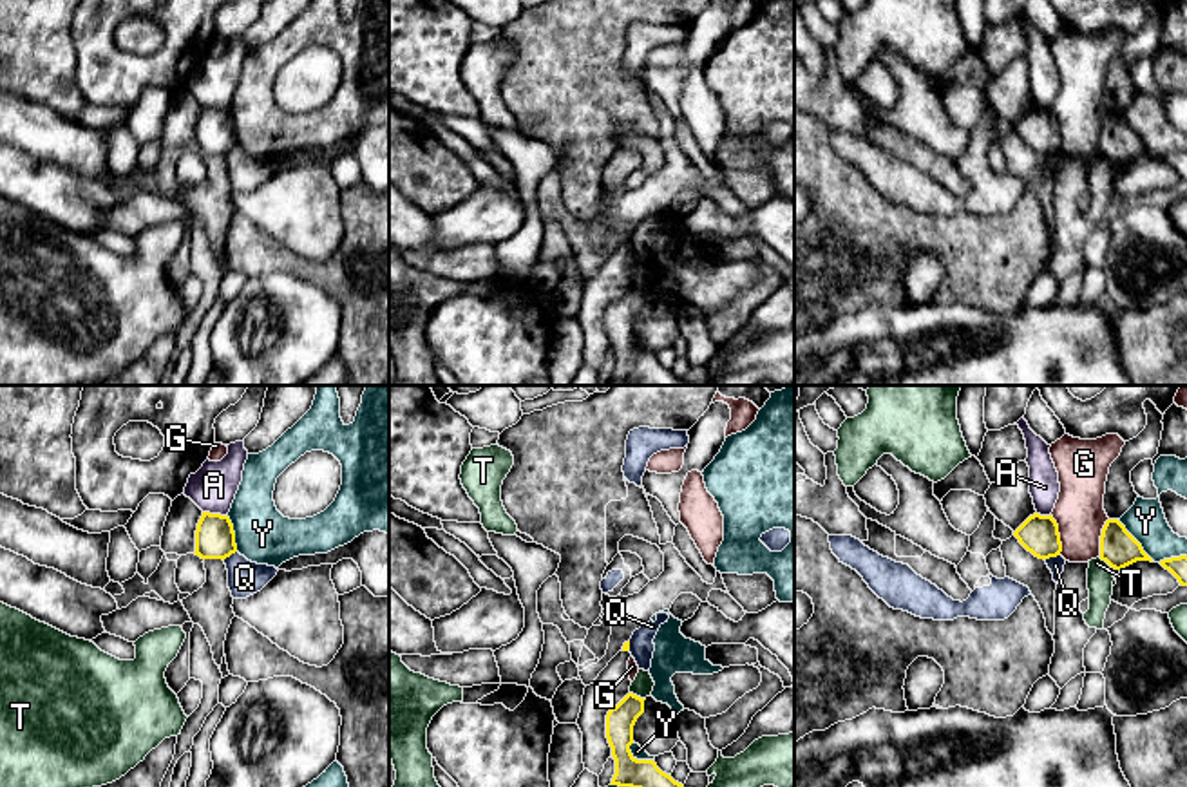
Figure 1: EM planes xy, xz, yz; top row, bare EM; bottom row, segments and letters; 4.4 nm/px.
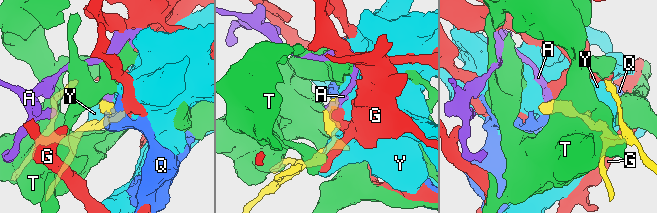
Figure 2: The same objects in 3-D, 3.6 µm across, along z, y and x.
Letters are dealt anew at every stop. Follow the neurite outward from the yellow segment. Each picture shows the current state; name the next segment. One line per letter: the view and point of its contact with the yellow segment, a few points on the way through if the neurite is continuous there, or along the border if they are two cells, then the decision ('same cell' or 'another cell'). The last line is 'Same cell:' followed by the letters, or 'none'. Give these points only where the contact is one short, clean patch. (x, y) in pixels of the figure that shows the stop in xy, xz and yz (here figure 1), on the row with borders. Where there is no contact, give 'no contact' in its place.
A: meets yellow in xy at (216, 514); border along xy (203, 511), (227, 516); another cell
G: meets yellow in yz at (1059, 534); border along yz (1052, 514), (1057, 525), (1061, 554); another cell
Q: meets yellow in yz at (1052, 556); border along yz (1059, 554), (1044, 559); another cell
T: meets yellow in xz at (636, 695); another cell
Y: meets yellow in yz at (1135, 540); another cell
Same cell: none

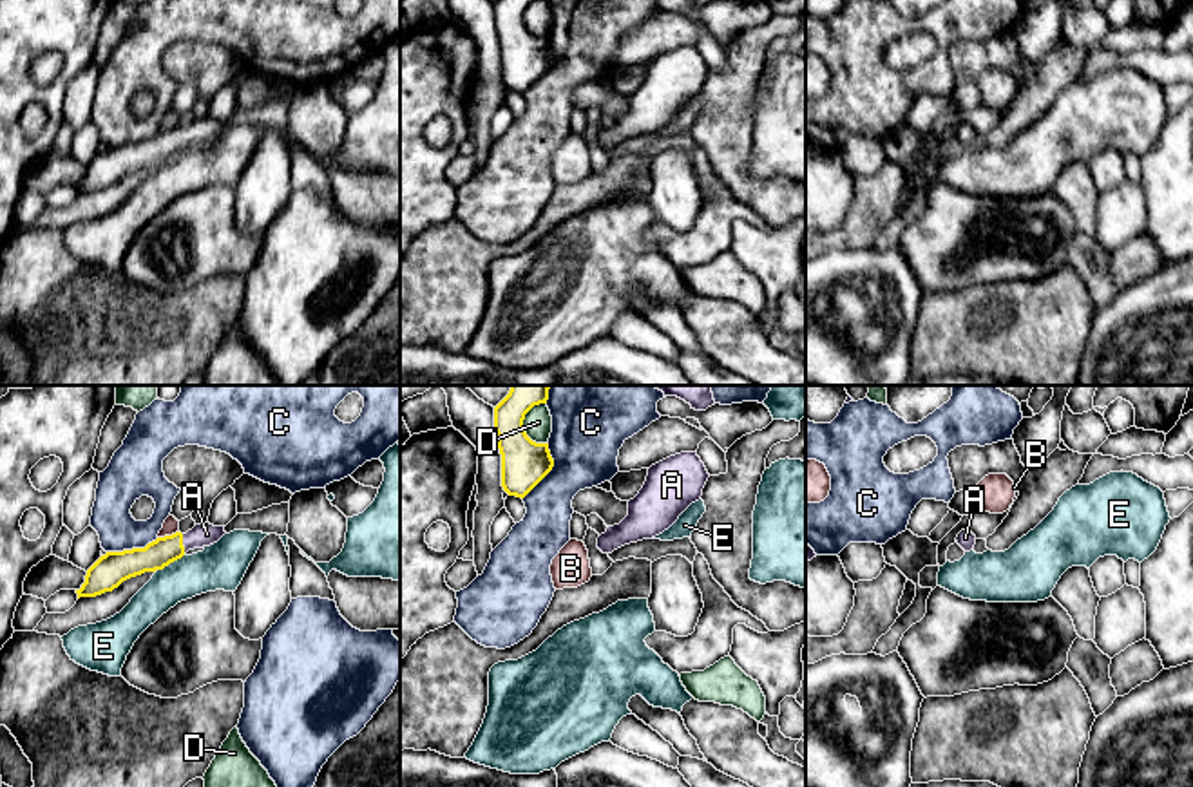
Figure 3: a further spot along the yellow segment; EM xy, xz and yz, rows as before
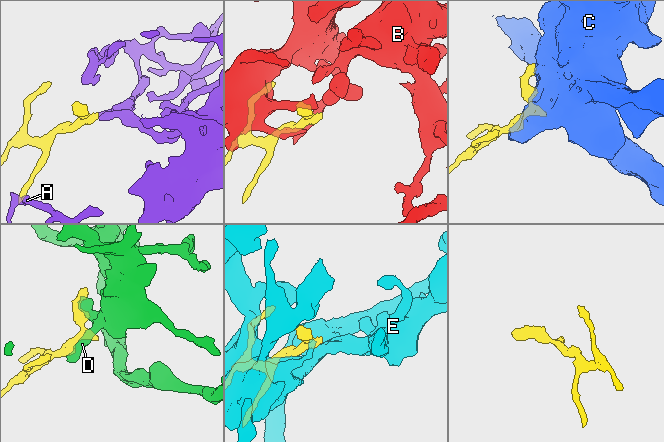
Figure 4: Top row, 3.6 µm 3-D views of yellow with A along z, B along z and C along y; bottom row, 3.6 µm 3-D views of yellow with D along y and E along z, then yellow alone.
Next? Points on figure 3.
A: meets yellow in xy at (181, 543); runs through xy (158, 554), (181, 543), (207, 534); same cell
B: meets yellow in xy at (167, 536); another cell
C: meets yellow in xz at (549, 471); another cell
D: meets yellow in xz at (524, 418); border along xz (545, 402), (536, 404), (524, 420), (524, 431), (536, 444); another cell
E: meets yellow in xy at (171, 561); another cell
Same cell: A

